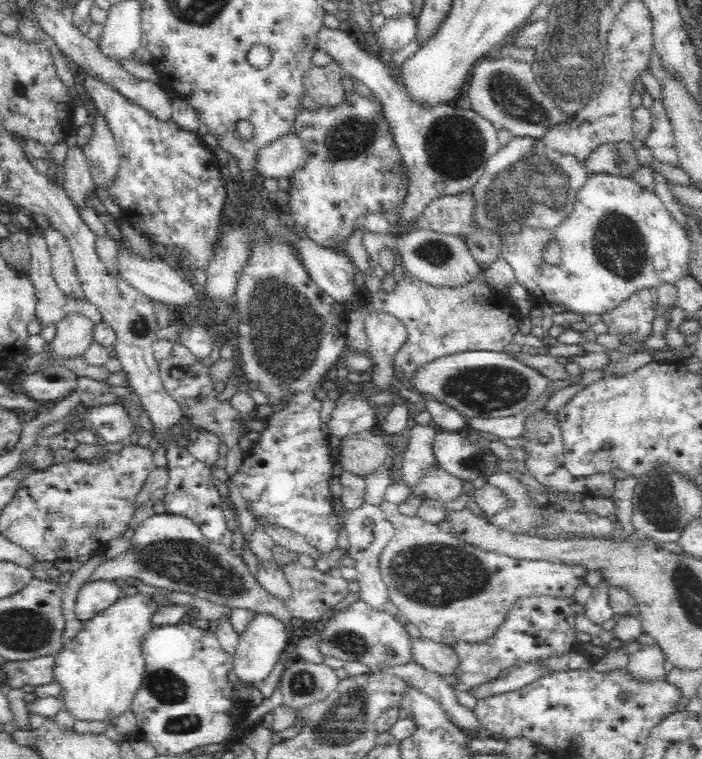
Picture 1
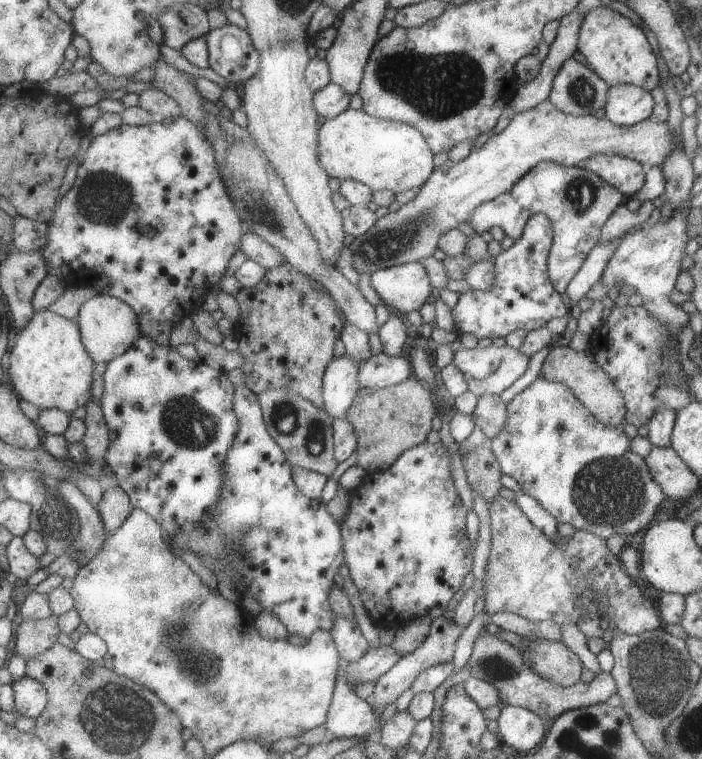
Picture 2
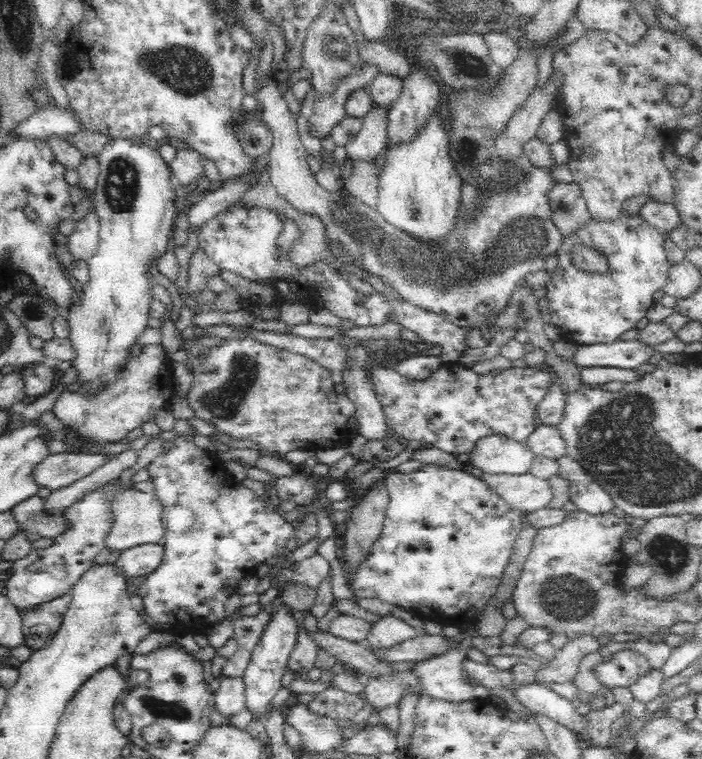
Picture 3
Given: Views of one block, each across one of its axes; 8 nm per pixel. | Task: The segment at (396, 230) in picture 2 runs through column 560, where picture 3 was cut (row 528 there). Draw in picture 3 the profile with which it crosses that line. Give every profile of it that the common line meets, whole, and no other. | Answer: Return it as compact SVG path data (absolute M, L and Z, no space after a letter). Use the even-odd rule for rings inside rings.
M118 483L109 500L111 527L106 535L106 551L124 551L134 546L163 545L163 506L155 493L141 492Z

